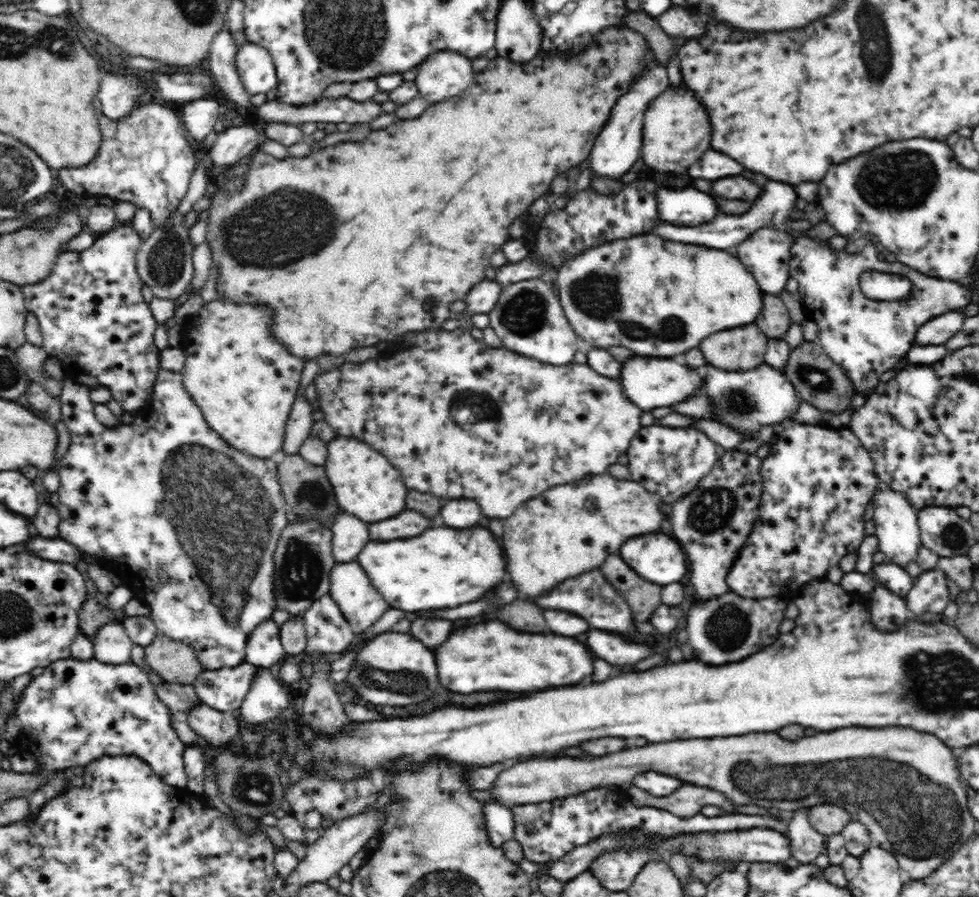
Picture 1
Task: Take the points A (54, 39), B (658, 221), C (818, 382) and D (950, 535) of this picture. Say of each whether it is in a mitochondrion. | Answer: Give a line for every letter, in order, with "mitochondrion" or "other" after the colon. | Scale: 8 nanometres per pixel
A: mitochondrion
B: other
C: mitochondrion
D: mitochondrion

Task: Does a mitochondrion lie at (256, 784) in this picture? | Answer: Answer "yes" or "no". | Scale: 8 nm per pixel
yes

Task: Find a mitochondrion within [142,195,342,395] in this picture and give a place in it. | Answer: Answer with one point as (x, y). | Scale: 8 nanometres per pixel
(166, 263)

